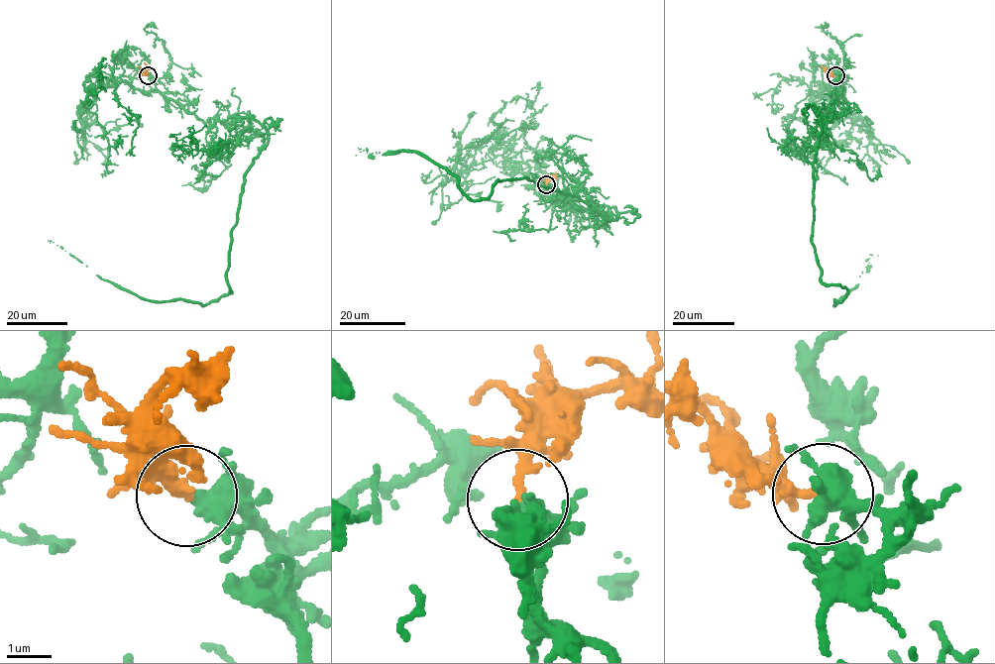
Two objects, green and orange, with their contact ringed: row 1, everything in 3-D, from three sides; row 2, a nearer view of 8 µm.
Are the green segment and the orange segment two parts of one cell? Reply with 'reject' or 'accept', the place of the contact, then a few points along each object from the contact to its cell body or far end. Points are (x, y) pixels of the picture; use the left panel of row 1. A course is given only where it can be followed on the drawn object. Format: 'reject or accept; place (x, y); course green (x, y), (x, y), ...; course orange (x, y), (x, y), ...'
accept; place (148, 75); course green (148, 75), (207, 126), (250, 117), (267, 133), (231, 231), (231, 291), (204, 305), (146, 300), (50, 243); course orange (148, 75), (144, 62)

